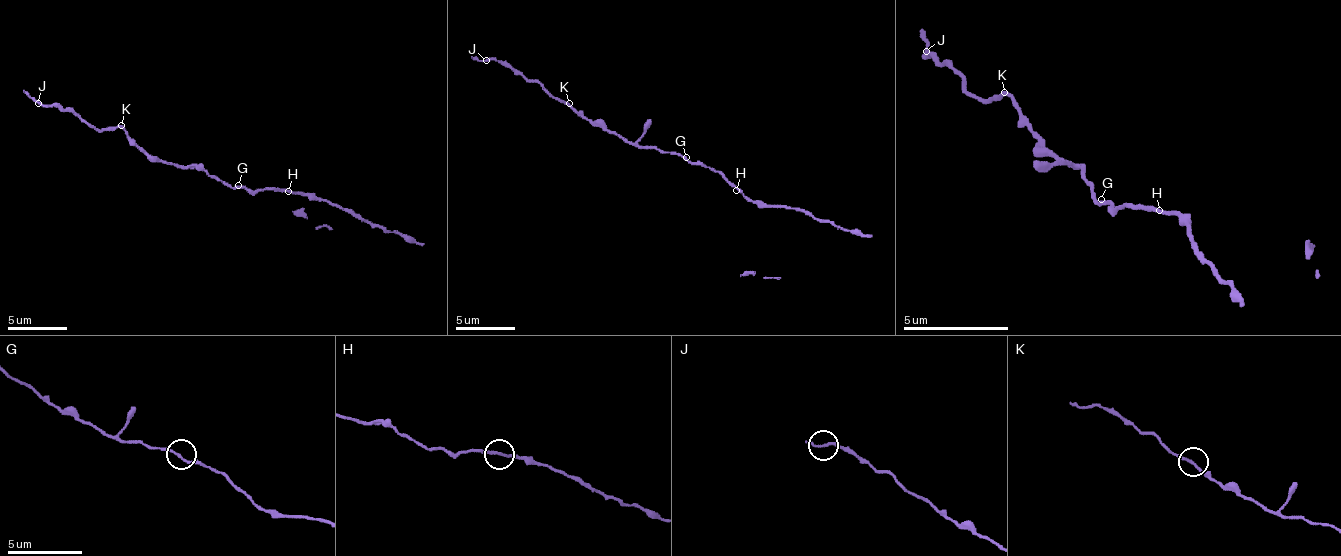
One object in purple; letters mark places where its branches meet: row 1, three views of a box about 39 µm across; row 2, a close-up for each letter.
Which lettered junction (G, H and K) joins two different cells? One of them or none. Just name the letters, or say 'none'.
K

